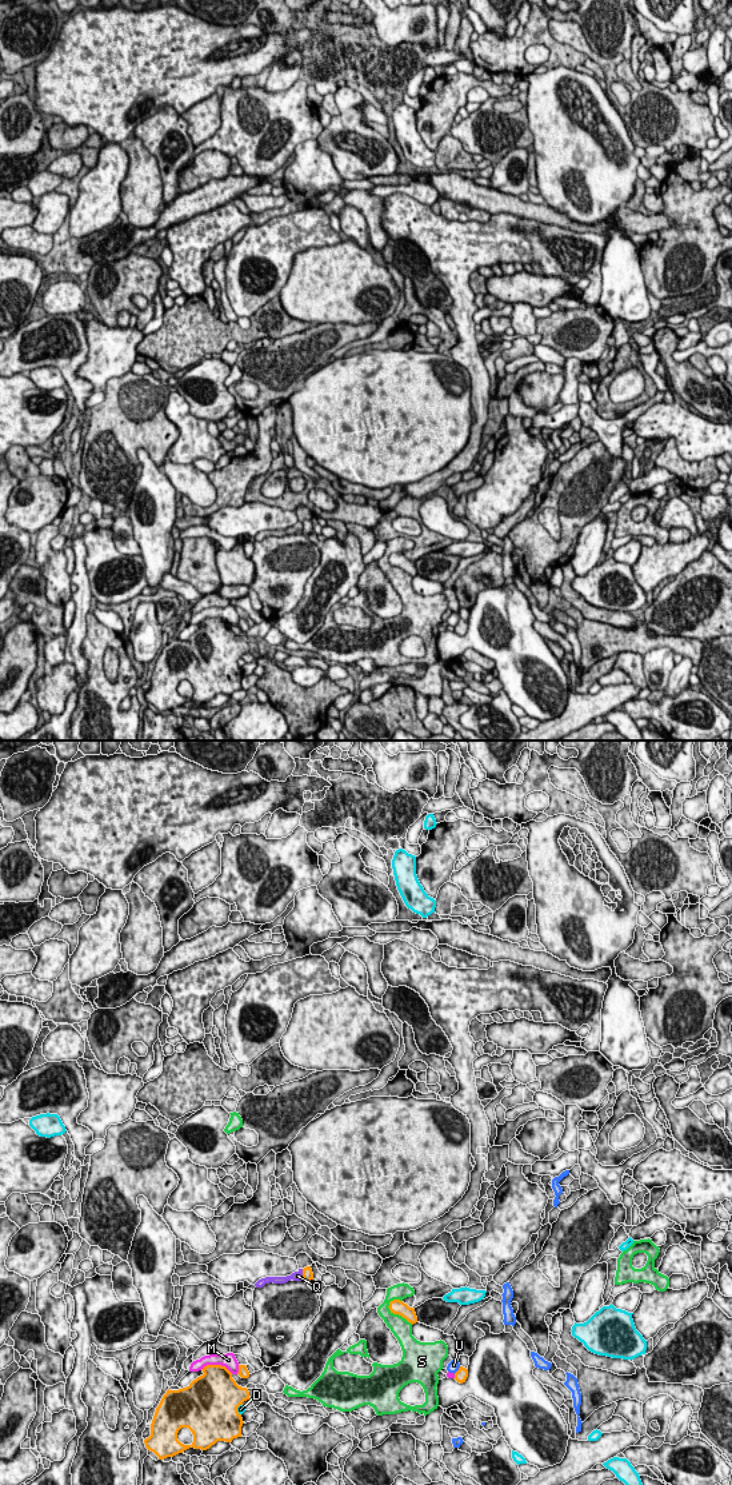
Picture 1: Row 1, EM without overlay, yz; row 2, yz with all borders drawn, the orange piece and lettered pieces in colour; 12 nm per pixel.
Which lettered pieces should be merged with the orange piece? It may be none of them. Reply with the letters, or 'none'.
none

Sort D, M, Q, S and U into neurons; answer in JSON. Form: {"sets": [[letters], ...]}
{"sets": [["D"], ["M"], ["Q"], ["S"], ["U"]]}

